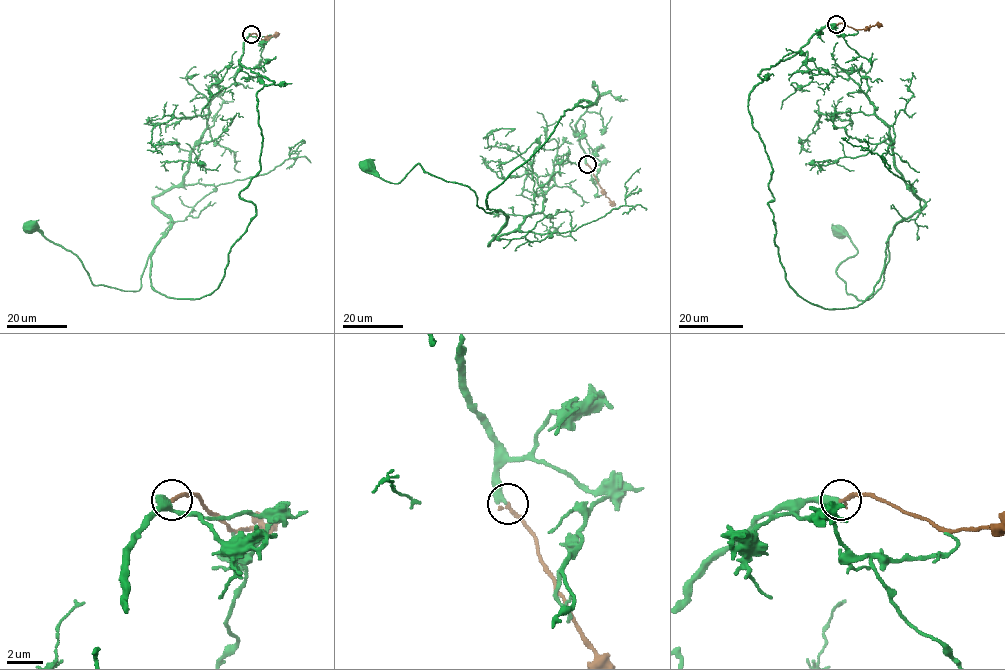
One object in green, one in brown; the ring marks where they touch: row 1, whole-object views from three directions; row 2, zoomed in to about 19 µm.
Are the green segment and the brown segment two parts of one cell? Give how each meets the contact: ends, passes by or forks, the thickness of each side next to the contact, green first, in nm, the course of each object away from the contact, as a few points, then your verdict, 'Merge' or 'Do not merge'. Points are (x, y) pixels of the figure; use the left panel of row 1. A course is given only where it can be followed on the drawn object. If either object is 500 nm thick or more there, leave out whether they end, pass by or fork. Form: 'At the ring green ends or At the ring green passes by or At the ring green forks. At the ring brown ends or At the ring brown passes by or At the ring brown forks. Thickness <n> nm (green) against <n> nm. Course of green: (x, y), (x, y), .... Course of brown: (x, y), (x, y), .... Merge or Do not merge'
At the ring green ends. At the ring brown ends. Thickness 400 nm (green) against 240 nm. Course of green: (251, 34), (255, 216), (212, 293), (160, 294), (157, 242), (138, 290), (95, 285), (32, 227). Course of brown: (251, 34), (266, 39), (279, 33). Do not merge

